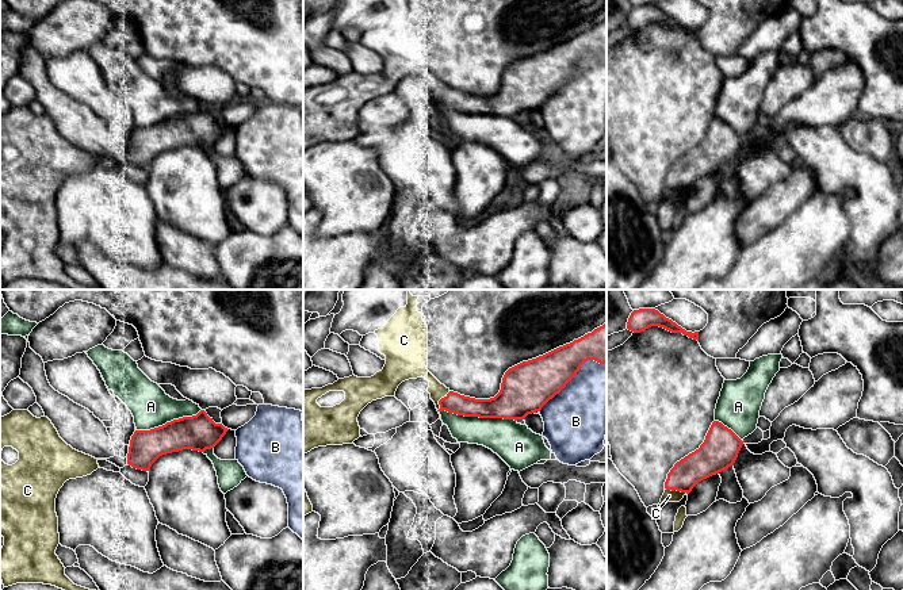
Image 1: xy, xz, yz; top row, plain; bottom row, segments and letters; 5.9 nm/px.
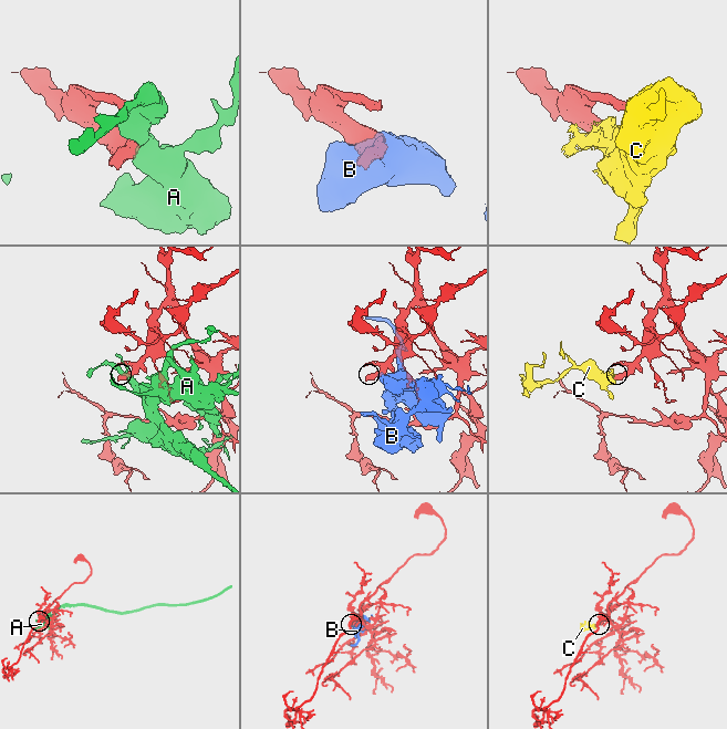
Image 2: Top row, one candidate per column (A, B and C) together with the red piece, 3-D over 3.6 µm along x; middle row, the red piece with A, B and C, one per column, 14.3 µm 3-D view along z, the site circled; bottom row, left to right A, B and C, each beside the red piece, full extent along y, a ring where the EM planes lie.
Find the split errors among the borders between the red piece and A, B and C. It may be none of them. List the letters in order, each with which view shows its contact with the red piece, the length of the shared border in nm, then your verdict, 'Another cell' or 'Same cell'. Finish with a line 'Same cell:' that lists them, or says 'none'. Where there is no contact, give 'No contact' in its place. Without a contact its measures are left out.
A: Touches red in xz. Shared border 460 nm. Another cell
B: Touches red in xz. Shared border 500 nm. Another cell
C: Touches red in yz. Shared border 140 nm. Same cell
Same cell: C

